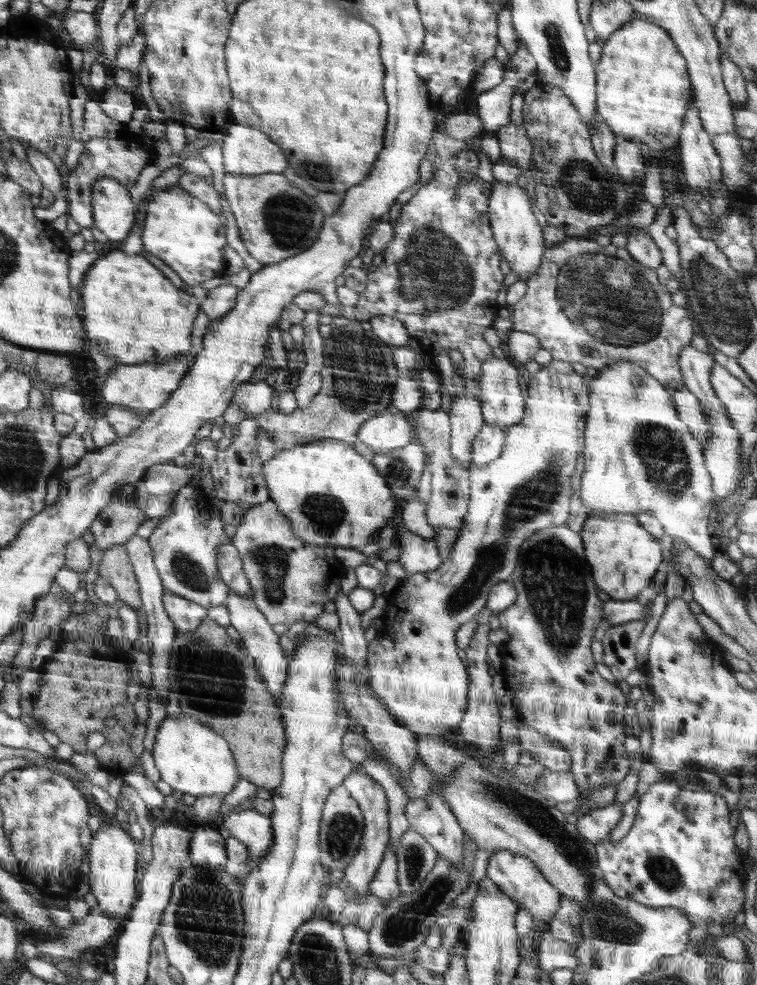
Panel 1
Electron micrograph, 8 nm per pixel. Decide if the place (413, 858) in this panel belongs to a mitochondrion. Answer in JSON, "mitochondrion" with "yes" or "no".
{"mitochondrion":"yes"}

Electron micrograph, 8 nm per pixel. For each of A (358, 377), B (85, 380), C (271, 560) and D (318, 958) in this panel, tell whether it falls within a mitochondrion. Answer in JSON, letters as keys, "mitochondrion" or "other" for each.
{"A":"mitochondrion","B":"mitochondrion","C":"mitochondrion","D":"mitochondrion"}

